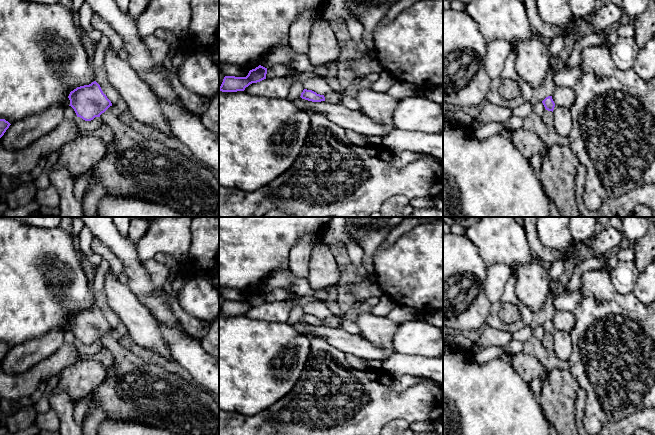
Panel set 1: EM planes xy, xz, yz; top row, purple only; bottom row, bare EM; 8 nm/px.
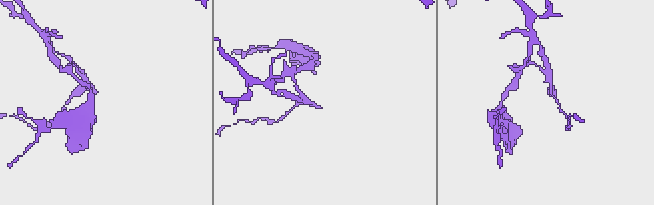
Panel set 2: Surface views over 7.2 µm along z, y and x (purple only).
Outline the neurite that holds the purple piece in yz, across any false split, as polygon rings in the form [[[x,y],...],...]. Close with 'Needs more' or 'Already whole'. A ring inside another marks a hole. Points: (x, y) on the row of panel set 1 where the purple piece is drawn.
[[[552,96],[546,97],[542,101],[542,103],[546,110],[544,111],[543,115],[541,116],[541,120],[546,126],[552,126],[553,125],[553,110],[555,107],[555,103],[552,99]]]. Needs more

